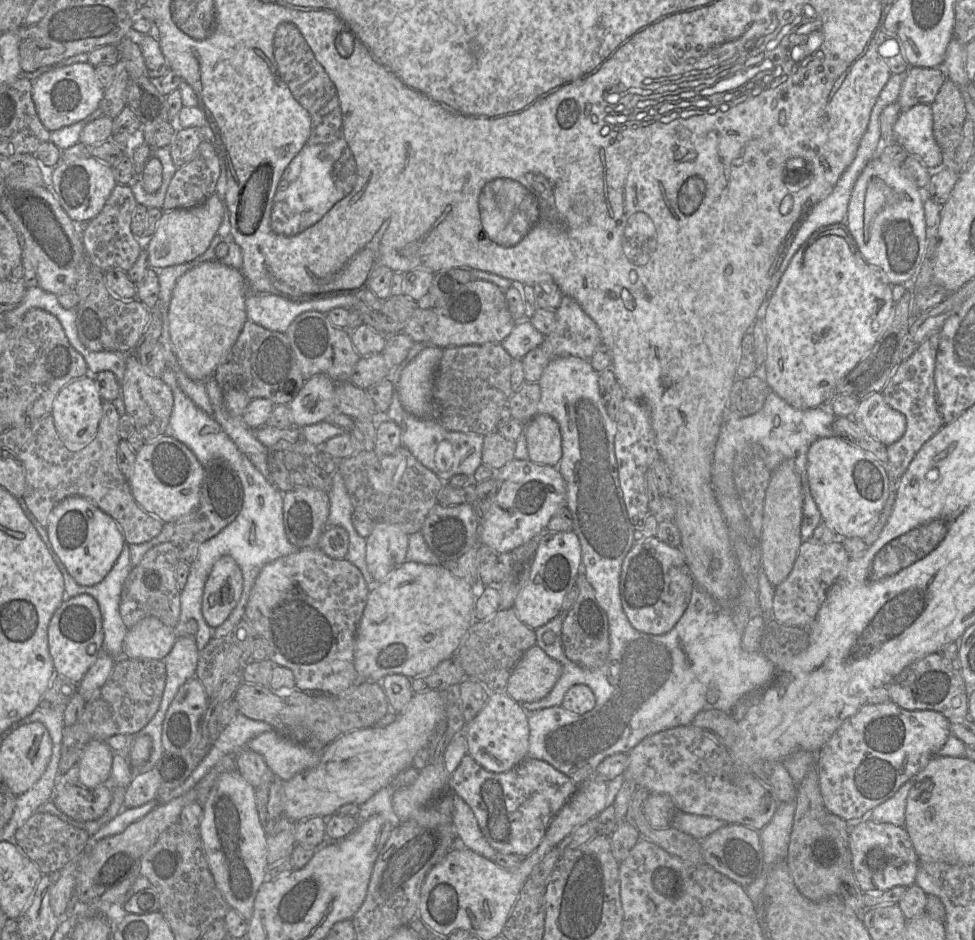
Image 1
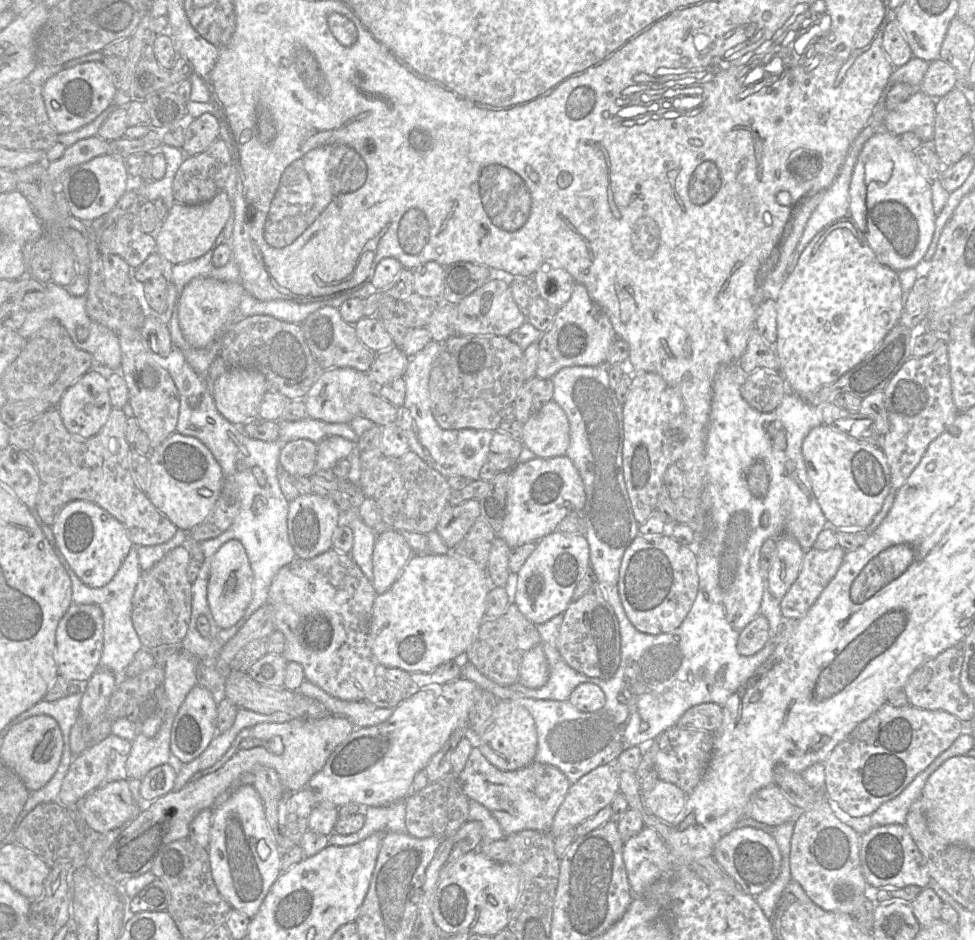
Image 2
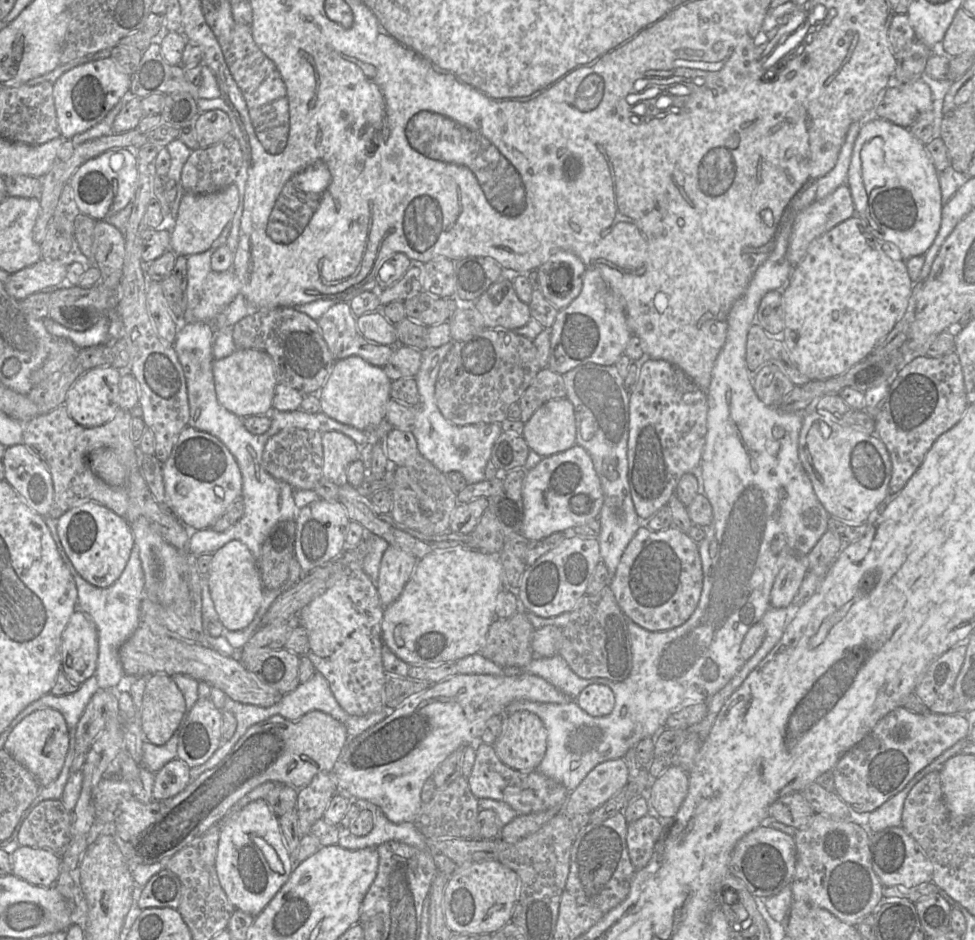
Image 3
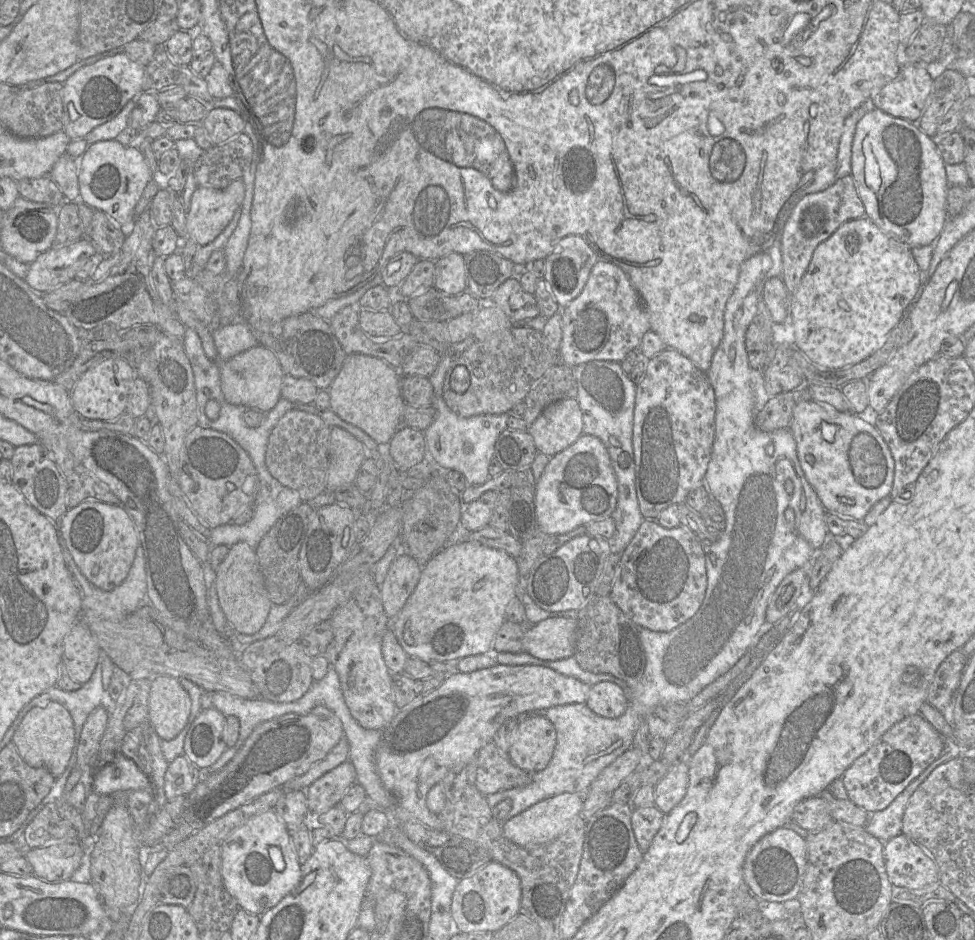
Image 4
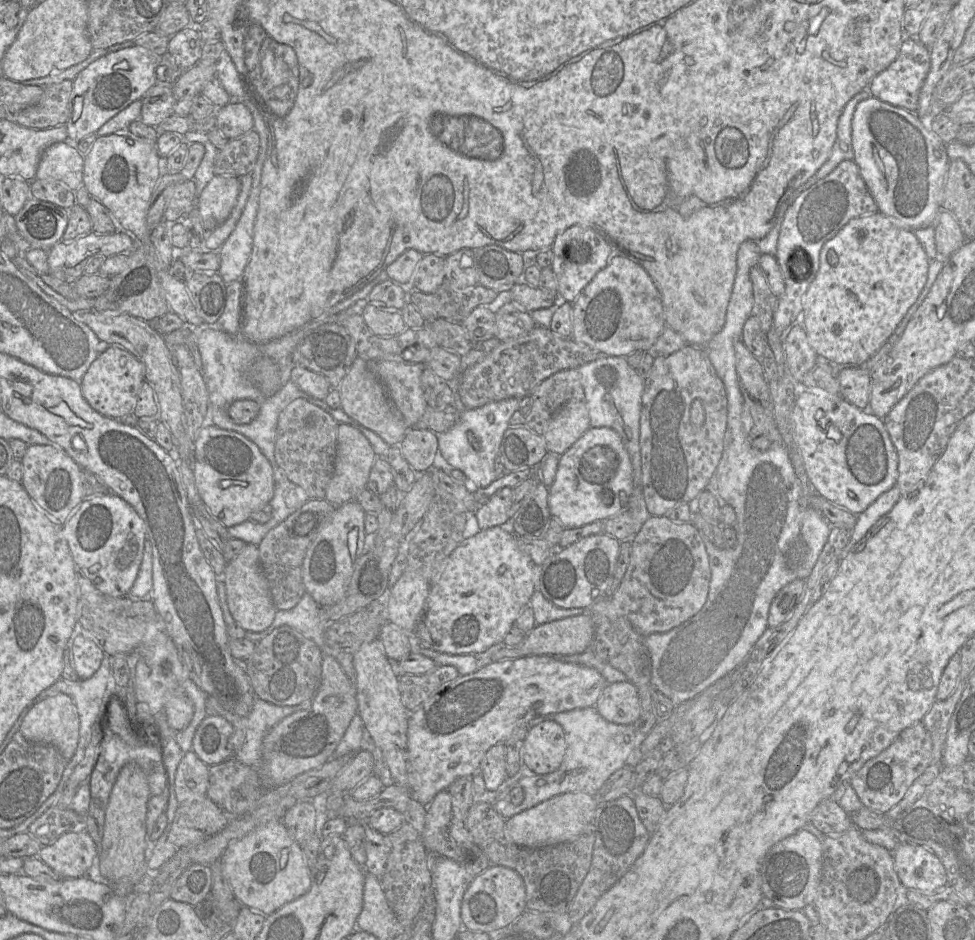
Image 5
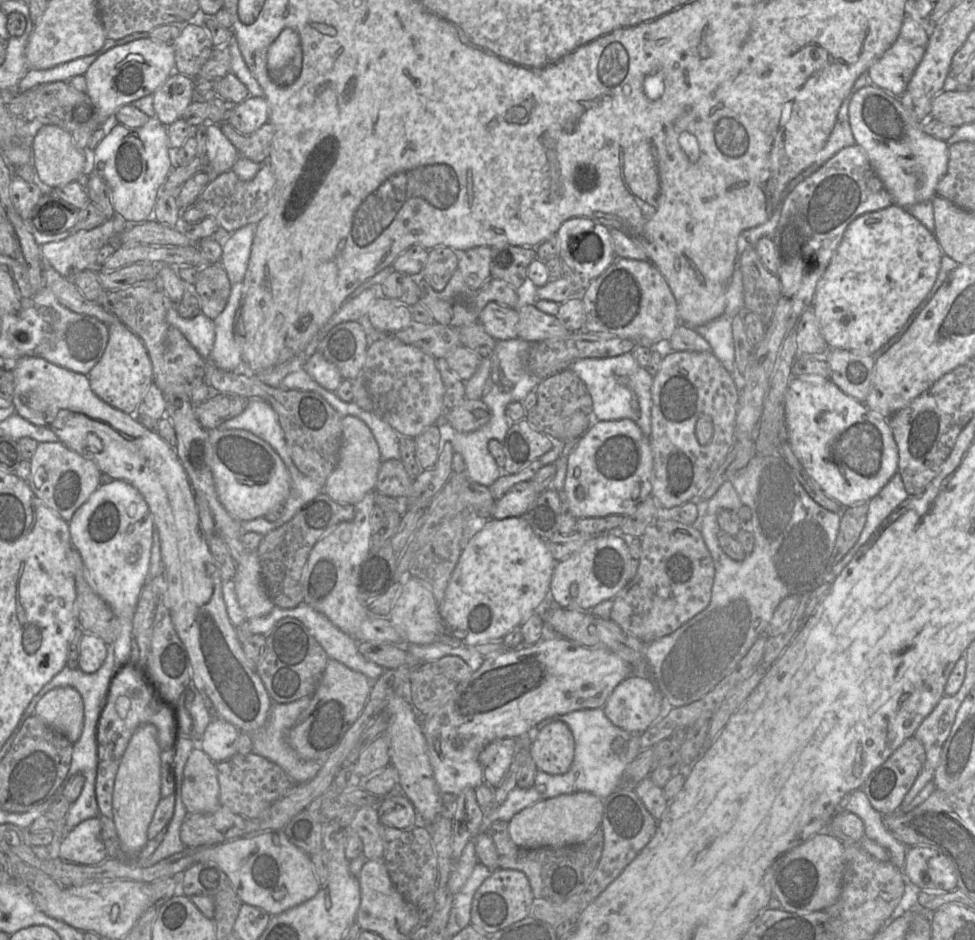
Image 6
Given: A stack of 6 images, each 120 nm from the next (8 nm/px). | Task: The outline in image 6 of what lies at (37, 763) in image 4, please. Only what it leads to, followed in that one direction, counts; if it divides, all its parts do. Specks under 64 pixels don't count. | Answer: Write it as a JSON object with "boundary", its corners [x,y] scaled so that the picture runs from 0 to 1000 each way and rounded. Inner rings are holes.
{"boundary":[[[72,730],[48,736],[38,748],[35,761],[65,781],[75,791],[86,772],[86,748],[82,737]]]}

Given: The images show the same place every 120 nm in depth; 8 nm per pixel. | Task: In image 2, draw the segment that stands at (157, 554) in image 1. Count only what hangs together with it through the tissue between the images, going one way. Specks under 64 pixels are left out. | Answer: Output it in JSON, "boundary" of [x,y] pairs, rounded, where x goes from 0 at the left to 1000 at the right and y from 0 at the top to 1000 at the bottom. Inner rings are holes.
{"boundary":[[[188,581],[172,587],[154,605],[148,606],[141,619],[135,636],[135,663],[146,689],[157,690],[165,686],[185,686],[191,677],[196,656],[197,620],[192,614],[196,591]]]}

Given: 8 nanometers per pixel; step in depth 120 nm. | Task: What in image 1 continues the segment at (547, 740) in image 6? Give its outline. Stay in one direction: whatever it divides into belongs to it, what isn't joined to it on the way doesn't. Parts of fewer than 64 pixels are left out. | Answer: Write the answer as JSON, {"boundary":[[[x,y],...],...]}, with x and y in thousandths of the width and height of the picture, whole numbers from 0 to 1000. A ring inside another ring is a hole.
{"boundary":[[[519,735],[505,736],[496,753],[484,767],[478,769],[475,780],[480,790],[479,801],[501,820],[521,821],[542,805],[542,759]]]}

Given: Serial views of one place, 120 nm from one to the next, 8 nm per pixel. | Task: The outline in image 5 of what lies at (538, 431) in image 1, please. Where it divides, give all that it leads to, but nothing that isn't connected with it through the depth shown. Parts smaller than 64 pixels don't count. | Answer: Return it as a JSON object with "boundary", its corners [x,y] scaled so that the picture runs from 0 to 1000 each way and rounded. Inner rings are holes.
{"boundary":[[[585,427],[566,445],[557,461],[564,483],[578,483],[605,455],[601,428]]]}

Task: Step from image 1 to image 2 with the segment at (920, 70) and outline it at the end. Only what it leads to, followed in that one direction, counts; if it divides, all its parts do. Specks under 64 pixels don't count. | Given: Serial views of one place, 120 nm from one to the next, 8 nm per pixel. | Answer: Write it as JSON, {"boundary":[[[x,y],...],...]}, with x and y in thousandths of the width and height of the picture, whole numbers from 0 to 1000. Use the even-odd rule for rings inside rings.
{"boundary":[[[963,62],[953,67],[942,95],[957,105],[963,105],[972,100],[981,90],[981,76],[975,69]]]}

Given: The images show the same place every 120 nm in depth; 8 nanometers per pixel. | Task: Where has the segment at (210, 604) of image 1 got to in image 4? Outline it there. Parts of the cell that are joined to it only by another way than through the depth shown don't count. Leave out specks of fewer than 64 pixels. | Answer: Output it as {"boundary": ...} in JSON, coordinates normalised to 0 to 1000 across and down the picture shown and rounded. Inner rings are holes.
{"boundary":[[[251,577],[236,581],[233,591],[222,605],[221,626],[233,661],[244,673],[257,676],[268,669],[279,640],[271,621],[262,584]]]}

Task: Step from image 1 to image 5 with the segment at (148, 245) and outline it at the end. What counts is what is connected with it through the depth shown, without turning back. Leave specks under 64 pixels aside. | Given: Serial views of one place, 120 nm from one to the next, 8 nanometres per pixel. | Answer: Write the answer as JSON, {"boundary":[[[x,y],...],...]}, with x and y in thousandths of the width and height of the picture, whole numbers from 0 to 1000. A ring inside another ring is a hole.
{"boundary":[[[219,187],[203,211],[203,223],[211,246],[218,246],[236,230],[247,201],[245,189]]]}

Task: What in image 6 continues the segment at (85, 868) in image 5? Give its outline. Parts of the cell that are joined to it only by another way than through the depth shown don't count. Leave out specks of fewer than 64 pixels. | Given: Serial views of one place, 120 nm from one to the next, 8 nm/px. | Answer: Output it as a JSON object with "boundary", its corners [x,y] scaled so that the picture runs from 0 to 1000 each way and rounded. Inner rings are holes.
{"boundary":[[[101,869],[84,873],[65,890],[59,912],[68,917],[97,920],[111,913],[104,893],[104,873]]]}

